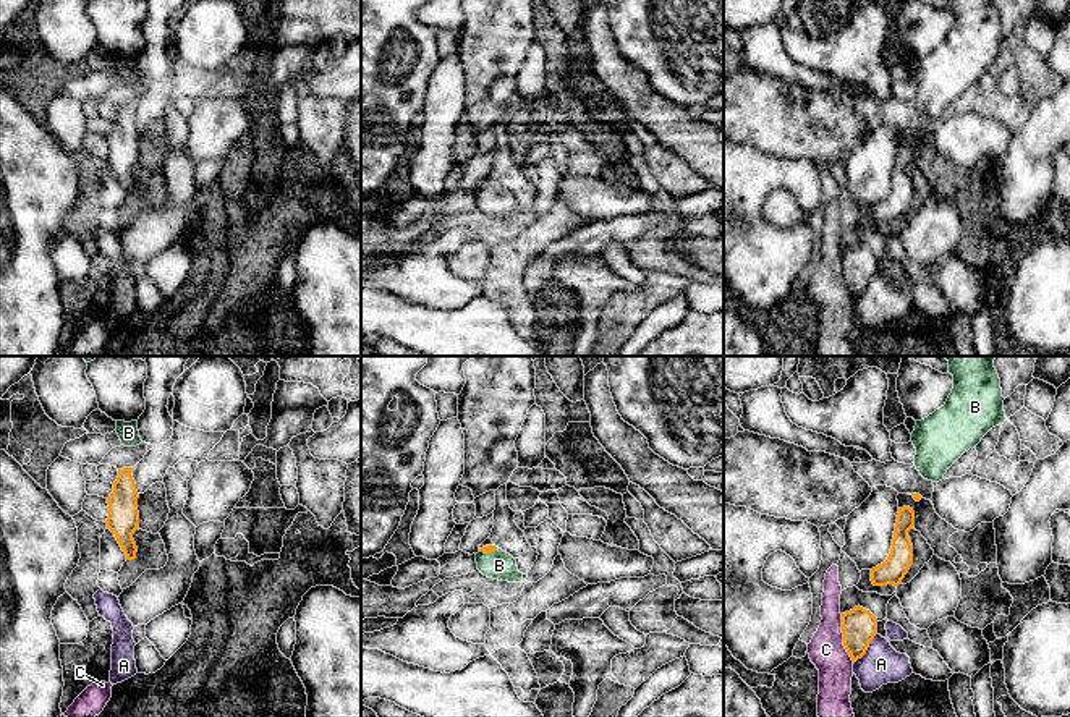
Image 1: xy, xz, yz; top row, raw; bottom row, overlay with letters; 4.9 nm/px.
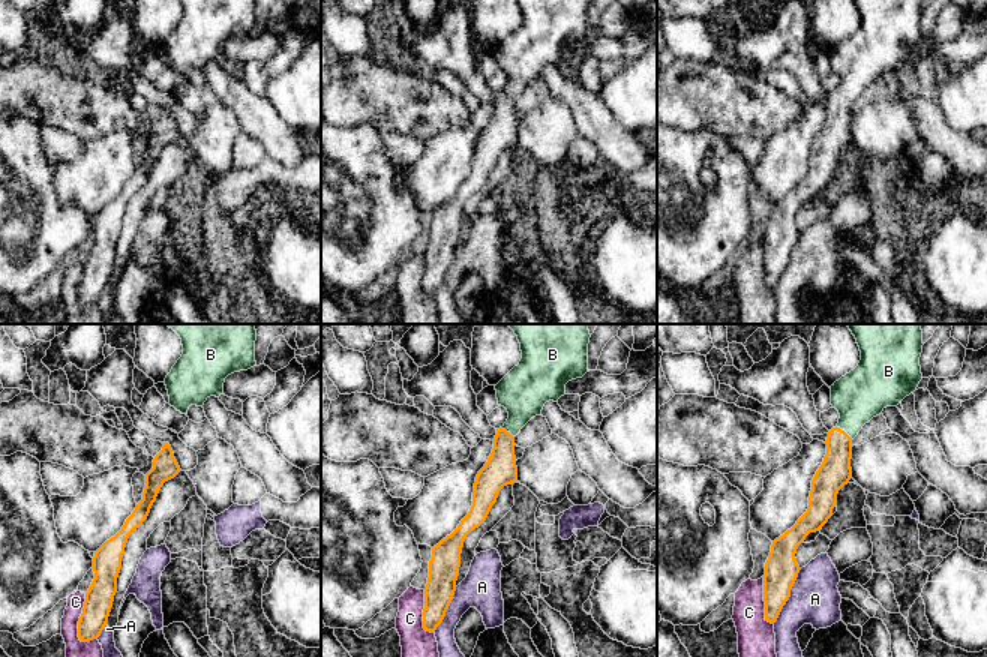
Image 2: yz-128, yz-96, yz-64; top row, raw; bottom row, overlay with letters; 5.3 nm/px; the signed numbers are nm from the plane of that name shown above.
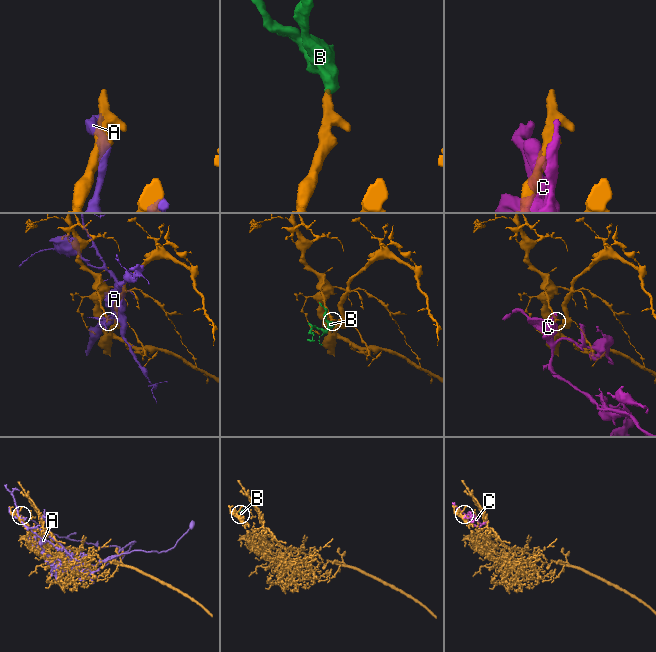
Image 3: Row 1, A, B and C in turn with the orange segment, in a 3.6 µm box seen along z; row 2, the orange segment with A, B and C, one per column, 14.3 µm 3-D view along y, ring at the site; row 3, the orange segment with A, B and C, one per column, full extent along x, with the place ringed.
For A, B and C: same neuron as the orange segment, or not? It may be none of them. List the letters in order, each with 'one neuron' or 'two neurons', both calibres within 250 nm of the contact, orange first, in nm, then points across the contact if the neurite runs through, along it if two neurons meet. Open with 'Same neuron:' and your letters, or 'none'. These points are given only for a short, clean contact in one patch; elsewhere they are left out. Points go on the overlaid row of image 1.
Same neuron: B
A: two neurons; 170 nm thick on the orange side, 200 nm on the other
B: one neuron; 50 nm thick on the orange side, 140 nm on the other; runs through xz (488, 549), (488, 552), (499, 565)
C: two neurons; 170 nm thick on the orange side, 180 nm on the other

